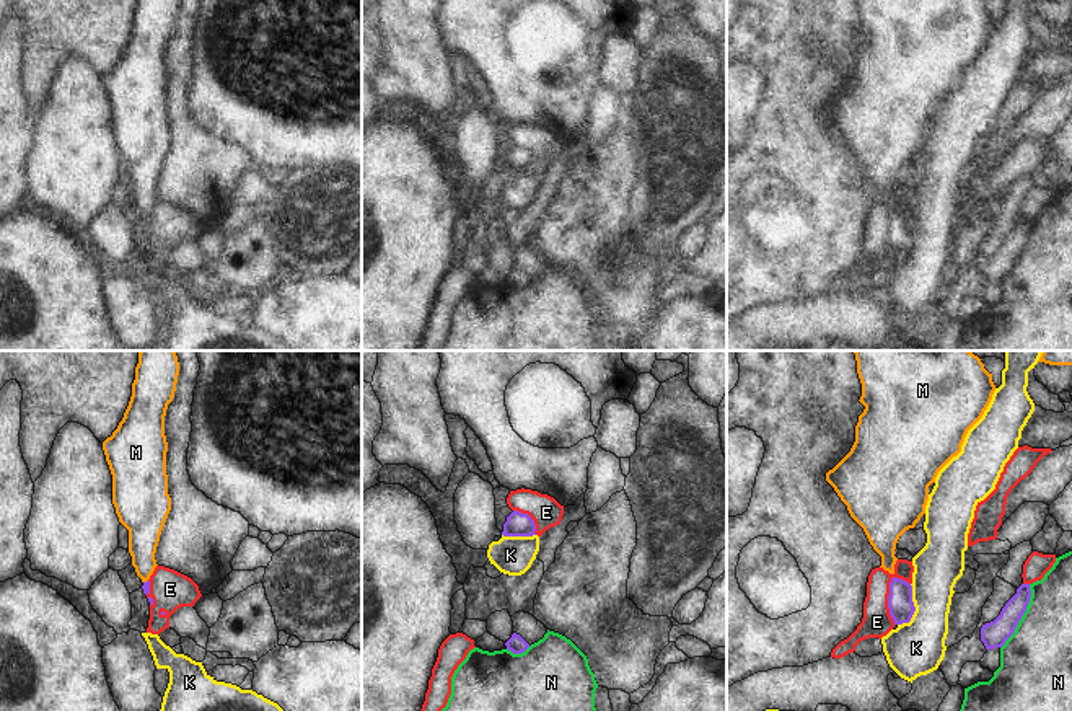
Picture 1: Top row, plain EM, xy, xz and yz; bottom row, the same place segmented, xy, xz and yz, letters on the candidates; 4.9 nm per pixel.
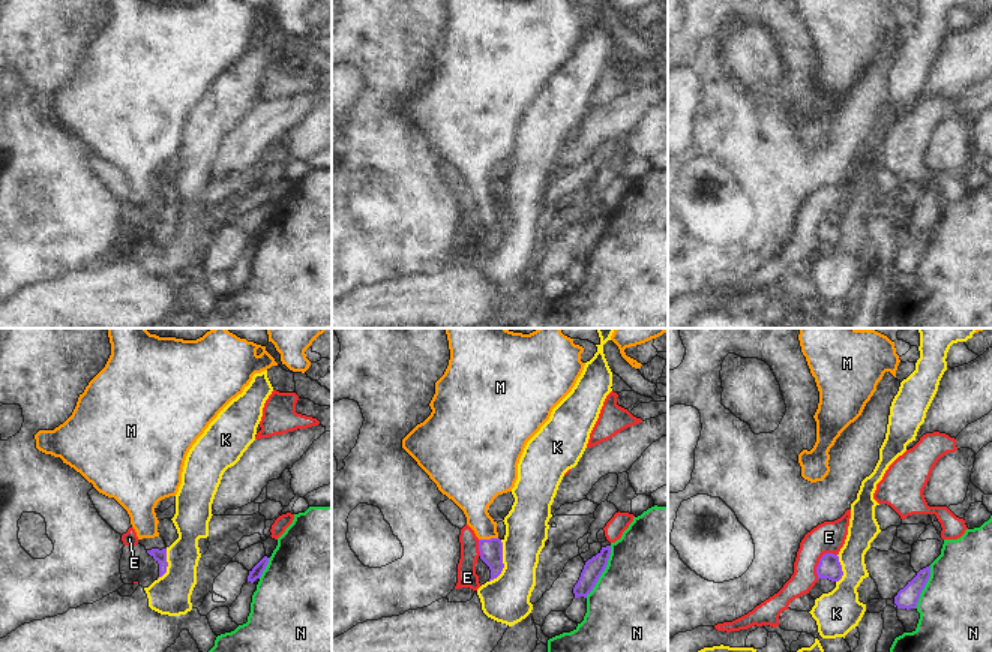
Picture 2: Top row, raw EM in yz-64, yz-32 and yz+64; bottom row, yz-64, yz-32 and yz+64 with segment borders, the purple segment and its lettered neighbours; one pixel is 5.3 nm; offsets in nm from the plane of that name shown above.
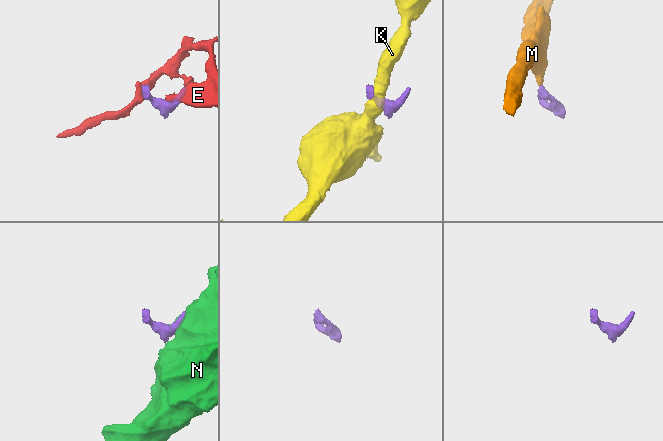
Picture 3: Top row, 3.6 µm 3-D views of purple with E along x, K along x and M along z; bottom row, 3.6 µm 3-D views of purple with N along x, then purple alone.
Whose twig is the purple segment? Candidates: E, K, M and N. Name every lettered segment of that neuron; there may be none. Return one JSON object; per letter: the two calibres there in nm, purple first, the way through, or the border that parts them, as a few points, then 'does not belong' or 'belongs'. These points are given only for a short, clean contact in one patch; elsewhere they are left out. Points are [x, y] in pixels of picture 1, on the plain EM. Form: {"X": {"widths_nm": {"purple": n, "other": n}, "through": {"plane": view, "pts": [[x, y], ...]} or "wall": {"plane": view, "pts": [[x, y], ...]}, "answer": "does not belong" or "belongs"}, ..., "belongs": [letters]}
{"E": {"widths_nm": {"purple": 130, "other": 150}, "wall": {"plane": "yz", "pts": [[893, 211], [888, 220], [888, 248], [895, 258]]}, "answer": "does not belong"}, "K": {"widths_nm": {"purple": 130, "other": 260}, "wall": {"plane": "yz", "pts": [[911, 219], [914, 248], [908, 256], [898, 260]]}, "answer": "does not belong"}, "M": {"widths_nm": {"purple": 40, "other": 160}, "through": {"plane": "xy", "pts": [[145, 220], [147, 216], [144, 165]]}, "answer": "belongs"}, "N": {"widths_nm": {"purple": 130, "other": 360}, "wall": {"plane": "yz", "pts": [[1030, 219], [1027, 245], [1001, 282]]}, "answer": "does not belong"}, "belongs": ["M"]}

